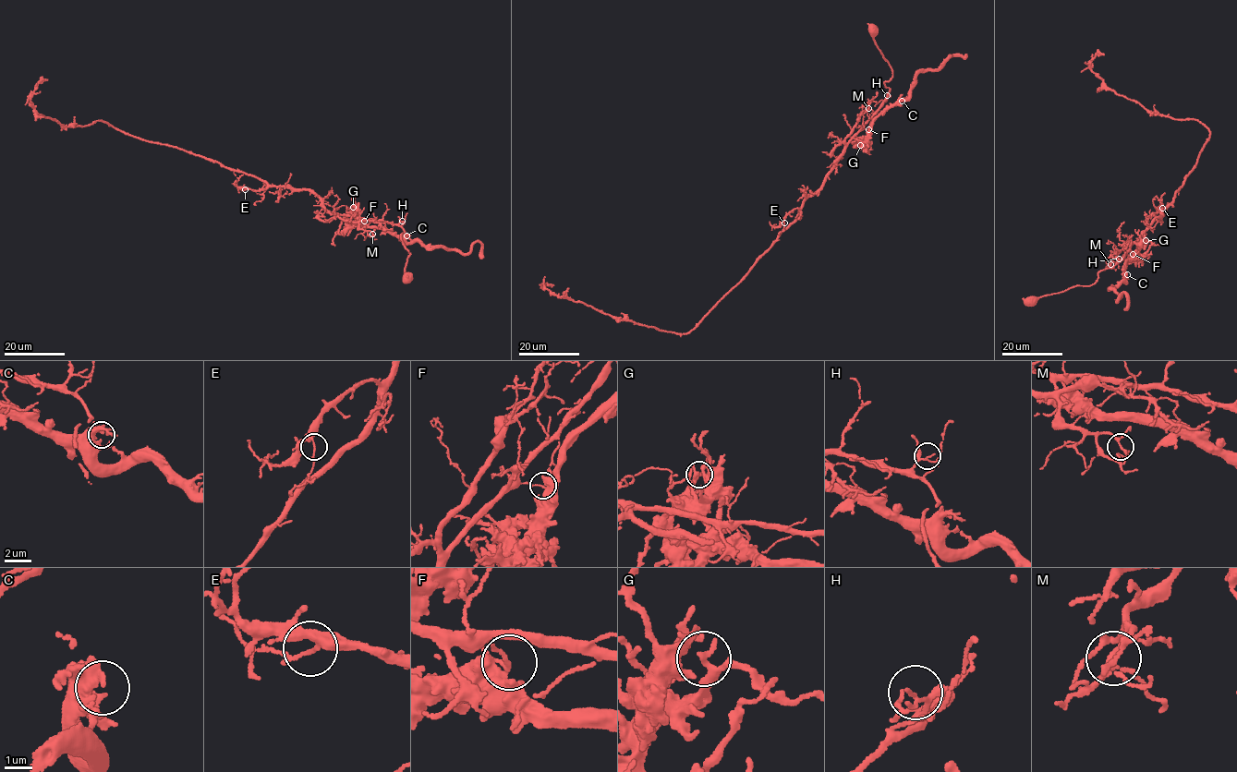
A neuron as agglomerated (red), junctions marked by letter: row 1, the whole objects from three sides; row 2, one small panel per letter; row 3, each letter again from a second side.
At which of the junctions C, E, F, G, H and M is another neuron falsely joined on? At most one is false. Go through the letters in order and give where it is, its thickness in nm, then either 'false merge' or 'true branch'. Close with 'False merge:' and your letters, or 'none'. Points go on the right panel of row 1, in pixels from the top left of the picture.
C: place (1127, 274); calibre 200 nm; true branch
E: place (1162, 208); calibre 130 nm; true branch
F: place (1133, 254); calibre 120 nm; false merge
G: place (1146, 240); calibre 240 nm; true branch
H: place (1119, 259); calibre 120 nm; true branch
M: place (1110, 264); calibre 160 nm; true branch
False merge: F

